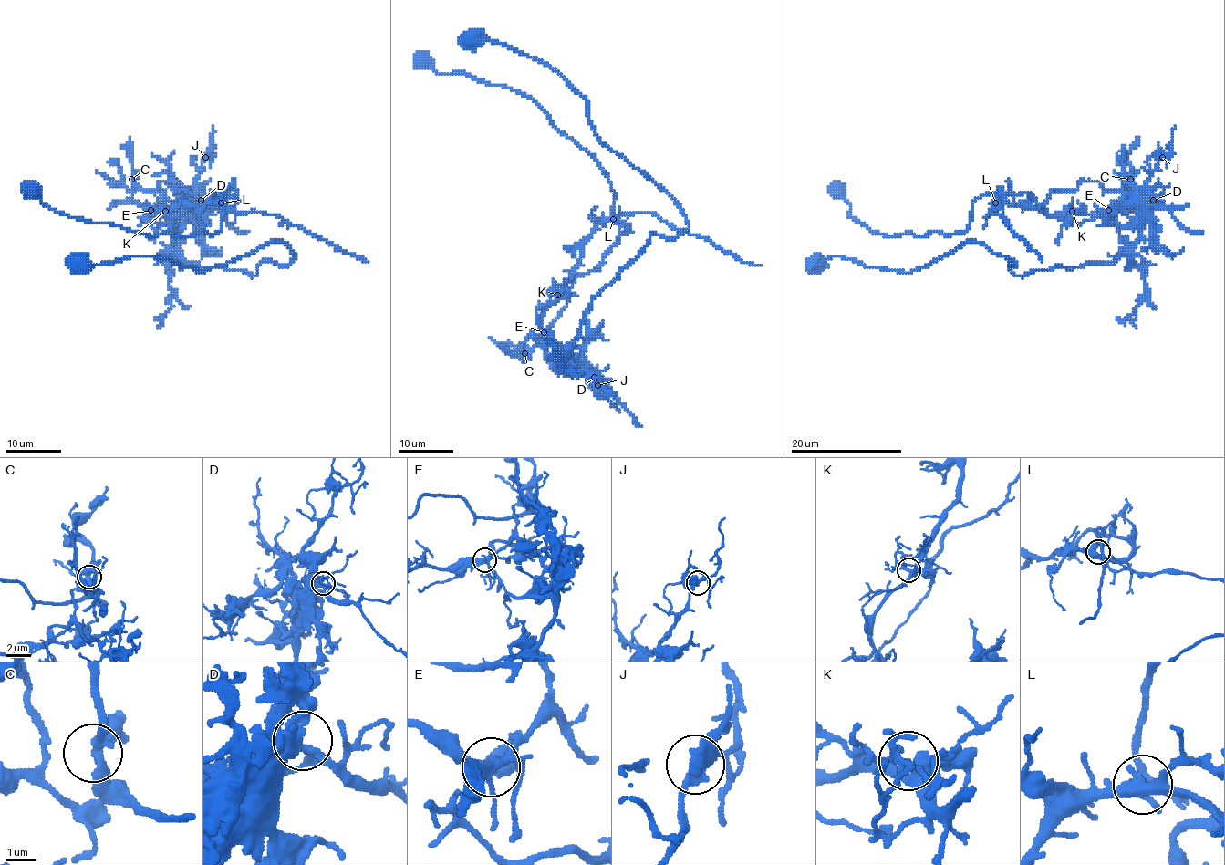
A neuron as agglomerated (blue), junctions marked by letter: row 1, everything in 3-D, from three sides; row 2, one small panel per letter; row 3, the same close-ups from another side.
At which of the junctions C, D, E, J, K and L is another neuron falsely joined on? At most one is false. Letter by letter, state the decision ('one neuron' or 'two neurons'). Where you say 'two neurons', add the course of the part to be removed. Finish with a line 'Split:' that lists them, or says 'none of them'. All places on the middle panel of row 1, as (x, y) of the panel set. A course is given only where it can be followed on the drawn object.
C: one neuron
D: one neuron
E: two neurons | (544, 332), (541, 316), (580, 259), (581, 242), (615, 217), (607, 174), (522, 94), (413, 59)
J: one neuron
K: one neuron
L: one neuron
Split: E

